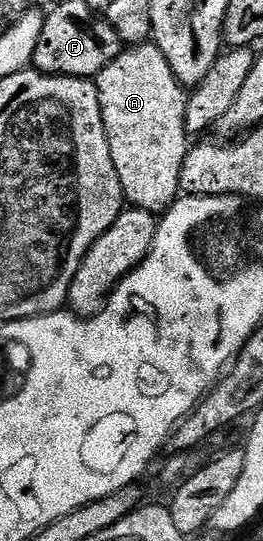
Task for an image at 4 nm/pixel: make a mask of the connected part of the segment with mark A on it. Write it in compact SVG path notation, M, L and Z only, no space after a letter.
M136 44L123 49L122 54L112 60L112 64L98 73L96 85L108 152L116 168L116 176L120 176L123 199L135 210L147 210L155 216L165 214L180 197L180 168L184 168L188 149L187 87L182 85L176 72L172 72L172 64L168 64L164 52L160 52L160 48L153 44Z

